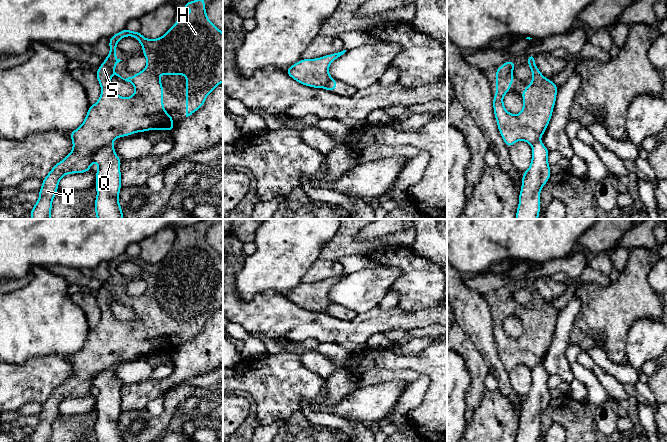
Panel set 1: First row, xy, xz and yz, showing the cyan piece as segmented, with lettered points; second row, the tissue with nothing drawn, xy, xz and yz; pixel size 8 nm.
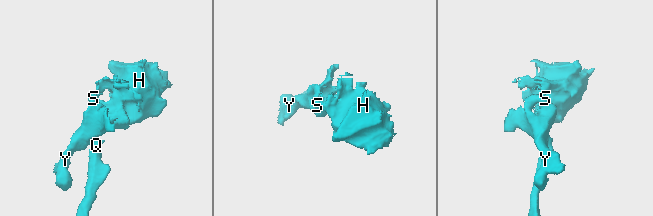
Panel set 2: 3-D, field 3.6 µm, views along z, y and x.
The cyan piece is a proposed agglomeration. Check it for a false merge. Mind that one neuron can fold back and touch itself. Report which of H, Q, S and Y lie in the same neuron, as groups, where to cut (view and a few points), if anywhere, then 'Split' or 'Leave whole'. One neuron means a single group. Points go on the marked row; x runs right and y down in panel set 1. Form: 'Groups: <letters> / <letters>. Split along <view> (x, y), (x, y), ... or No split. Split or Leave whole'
Groups: H S Y / Q. Split along xy (111, 141), (105, 144), (93, 156), (92, 160). Split

